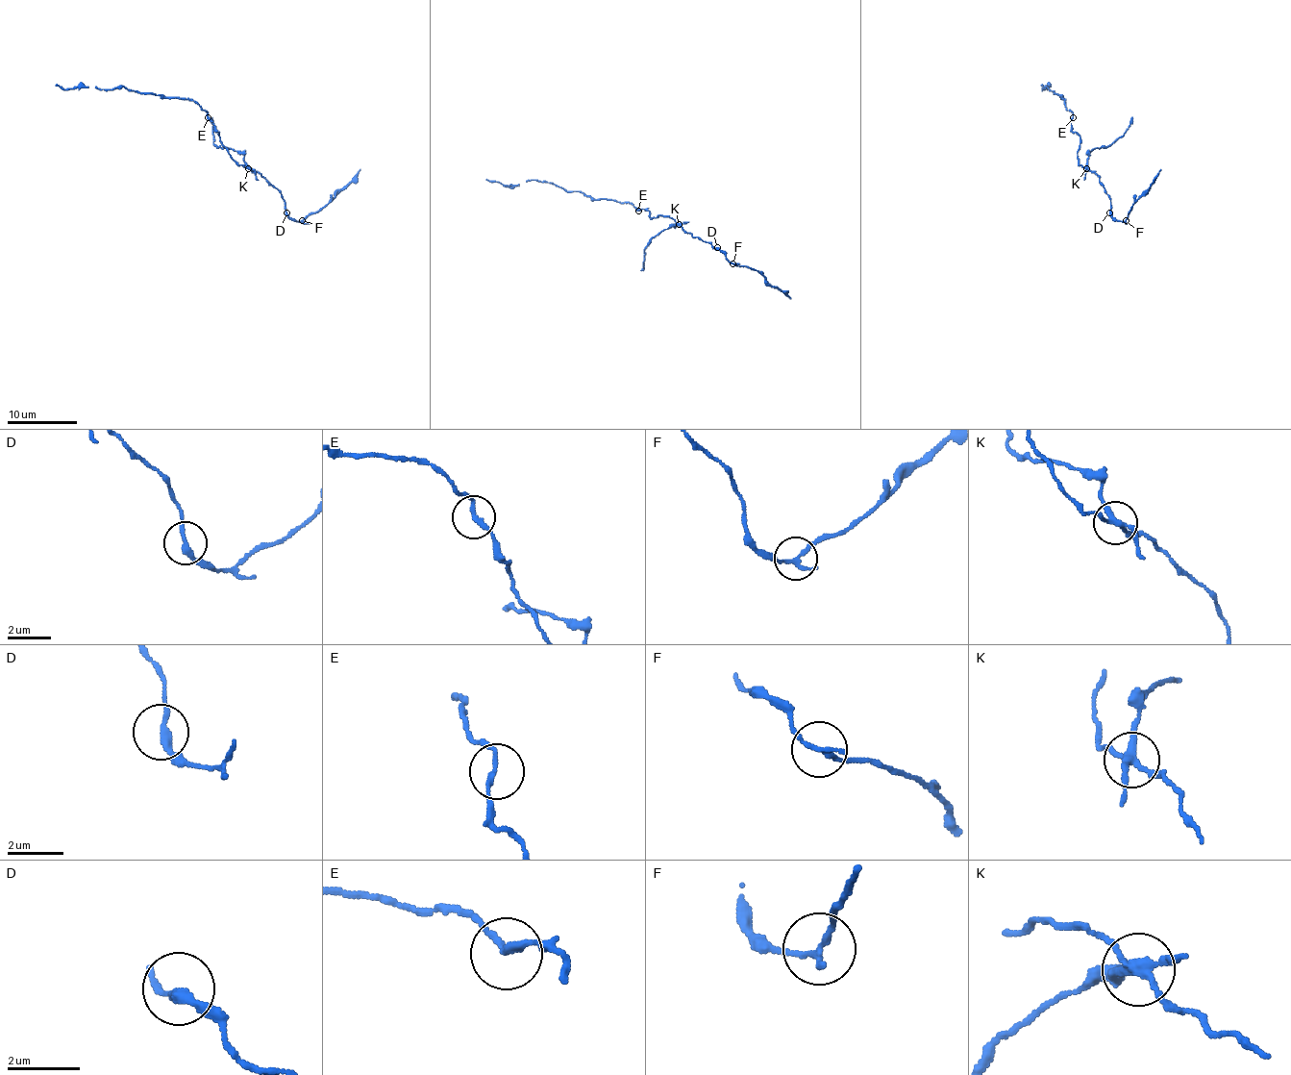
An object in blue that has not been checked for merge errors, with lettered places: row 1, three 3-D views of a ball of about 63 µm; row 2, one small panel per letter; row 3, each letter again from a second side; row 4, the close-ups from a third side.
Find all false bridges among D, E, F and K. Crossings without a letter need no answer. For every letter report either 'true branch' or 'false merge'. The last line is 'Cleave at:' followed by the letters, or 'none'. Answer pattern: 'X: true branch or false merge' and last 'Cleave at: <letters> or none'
D: true branch
E: true branch
F: false merge
K: false merge
Cleave at: F, K

